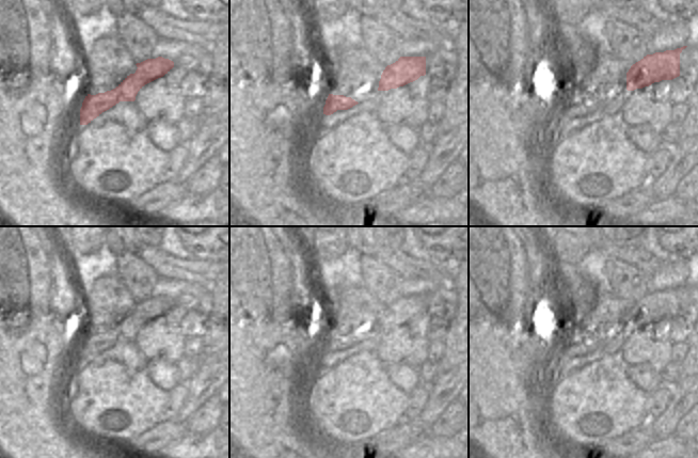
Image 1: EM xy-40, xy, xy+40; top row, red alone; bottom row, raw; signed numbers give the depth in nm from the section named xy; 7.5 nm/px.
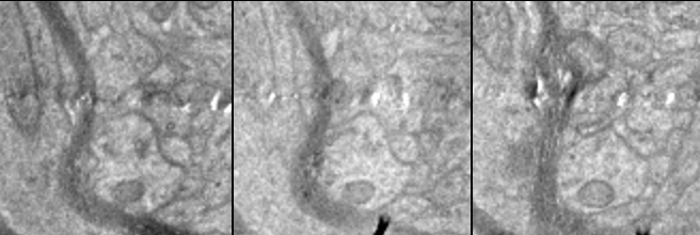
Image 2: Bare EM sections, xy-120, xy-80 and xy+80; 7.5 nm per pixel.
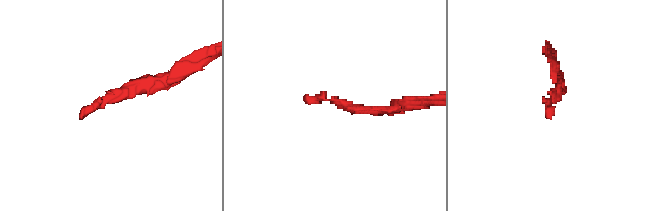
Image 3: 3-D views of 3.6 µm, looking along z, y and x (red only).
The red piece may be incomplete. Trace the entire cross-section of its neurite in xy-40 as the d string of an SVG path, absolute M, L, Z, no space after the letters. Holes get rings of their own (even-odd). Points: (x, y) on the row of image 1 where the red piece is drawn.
M158 57L136 65L138 67L136 73L127 76L115 89L85 96L80 109L80 125L88 125L120 101L134 101L138 92L145 84L168 74L174 67L174 62Z

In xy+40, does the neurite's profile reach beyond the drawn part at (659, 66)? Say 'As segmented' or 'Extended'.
As segmented.

